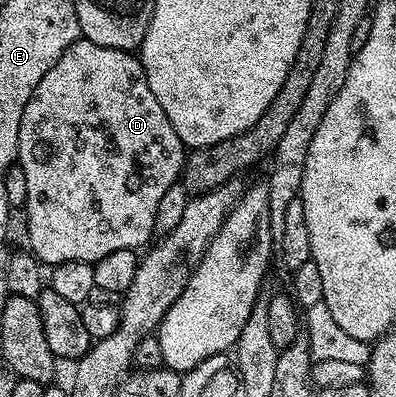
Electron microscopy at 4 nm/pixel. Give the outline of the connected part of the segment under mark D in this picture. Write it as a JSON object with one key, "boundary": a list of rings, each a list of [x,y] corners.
{"boundary":[[[85,38],[72,43],[43,73],[43,81],[35,85],[35,93],[31,101],[23,109],[23,121],[19,121],[19,149],[17,150],[17,163],[21,165],[24,176],[27,177],[27,199],[23,208],[26,215],[25,227],[29,230],[28,250],[45,265],[56,265],[67,261],[83,261],[84,263],[97,263],[107,253],[116,253],[119,249],[141,249],[141,246],[155,235],[155,209],[159,209],[159,201],[163,193],[171,189],[173,183],[178,182],[187,158],[187,148],[179,141],[175,129],[171,129],[171,121],[167,121],[167,113],[163,113],[163,105],[155,101],[155,93],[151,93],[151,85],[147,85],[145,70],[140,58],[136,54],[107,49],[103,45],[95,45]]]}

